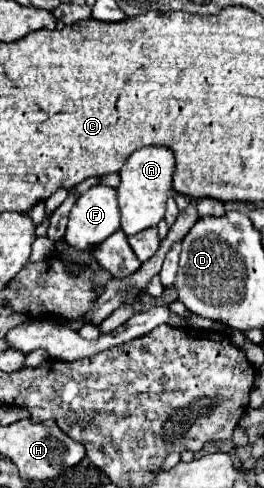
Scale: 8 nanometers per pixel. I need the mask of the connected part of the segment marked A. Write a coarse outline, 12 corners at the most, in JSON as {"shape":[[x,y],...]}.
{"shape":[[132,152],[116,186],[126,236],[156,226],[172,196],[174,154]]}

